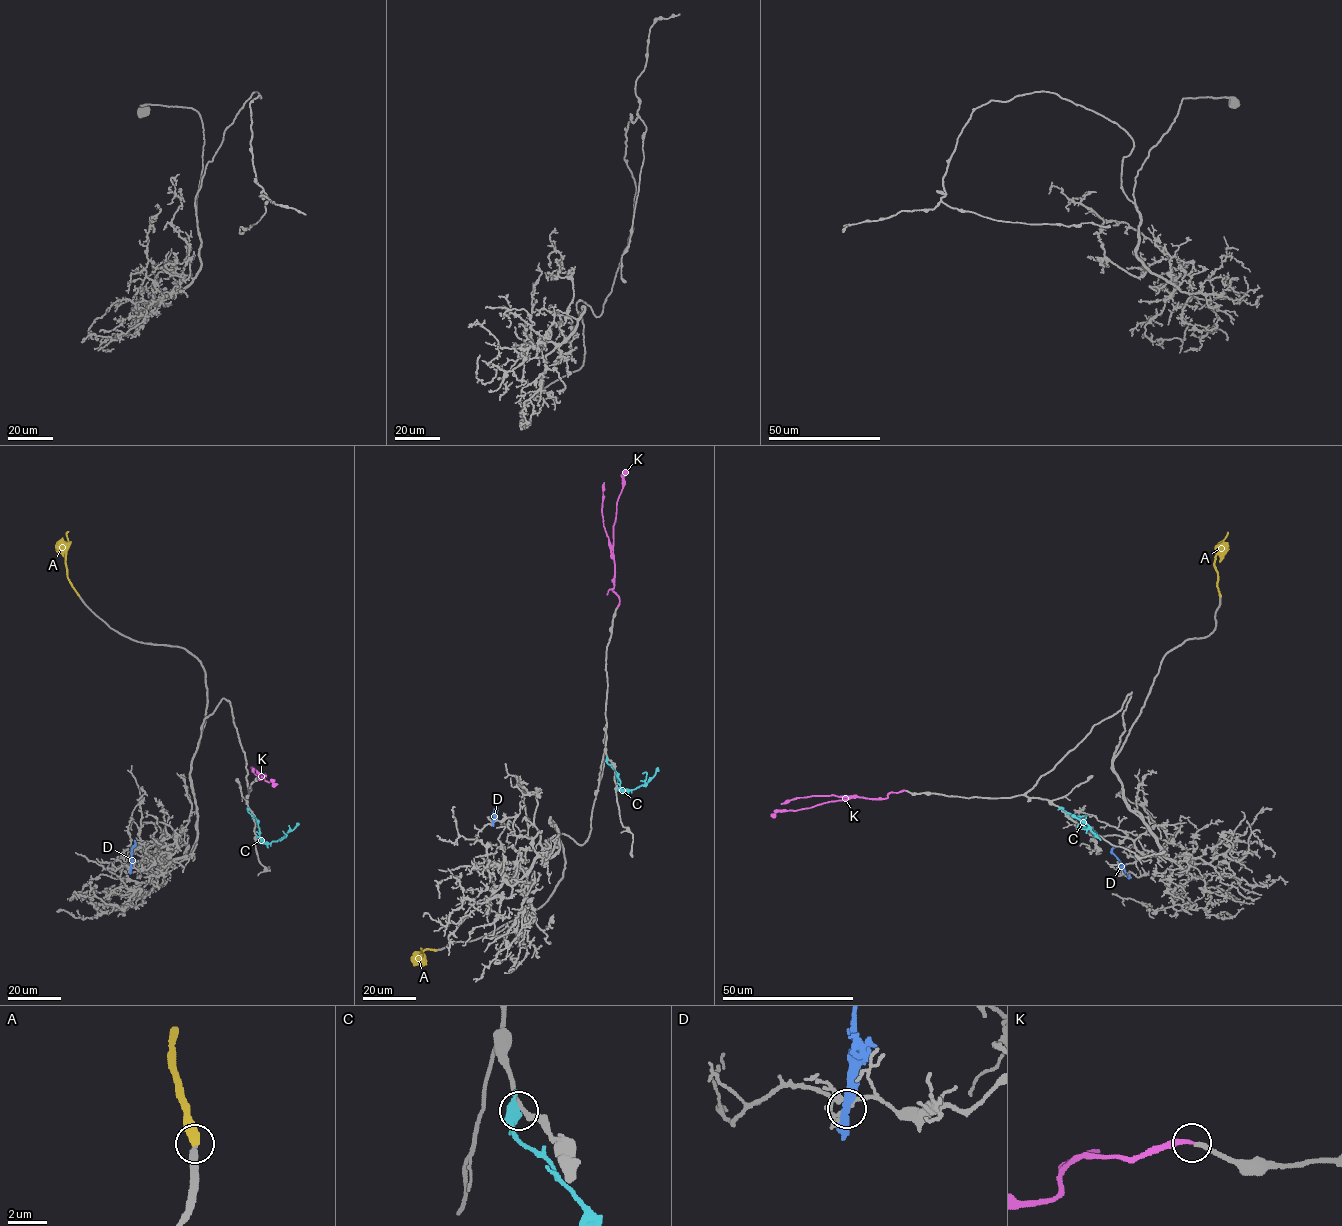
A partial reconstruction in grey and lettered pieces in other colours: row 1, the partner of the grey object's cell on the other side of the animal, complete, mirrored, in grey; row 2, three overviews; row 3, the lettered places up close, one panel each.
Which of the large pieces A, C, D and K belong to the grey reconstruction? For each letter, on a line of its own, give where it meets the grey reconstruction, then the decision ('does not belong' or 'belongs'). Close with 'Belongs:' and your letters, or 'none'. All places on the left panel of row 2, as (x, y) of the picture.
A: meets grey at (79, 596); belongs
C: meets grey at (248, 808); does not belong
D: meets grey at (130, 869); does not belong
K: meets grey at (263, 774); belongs
Belongs: A, K

